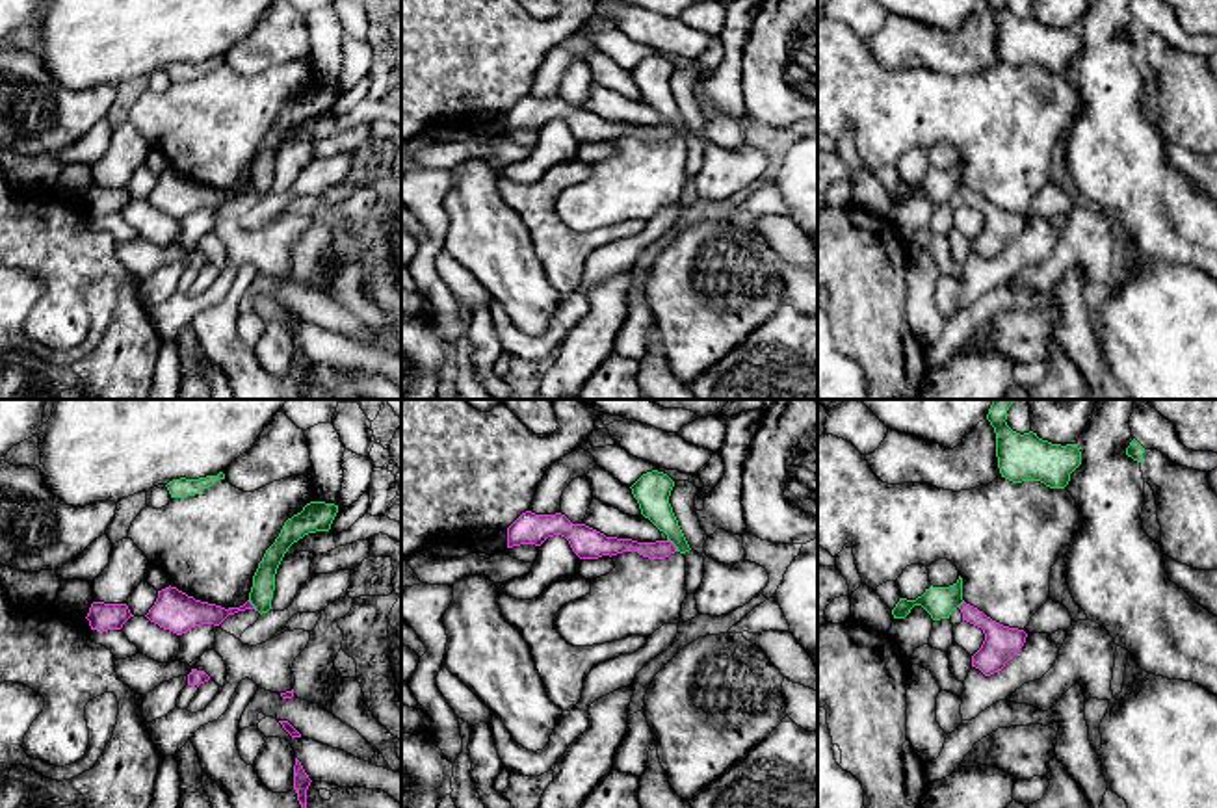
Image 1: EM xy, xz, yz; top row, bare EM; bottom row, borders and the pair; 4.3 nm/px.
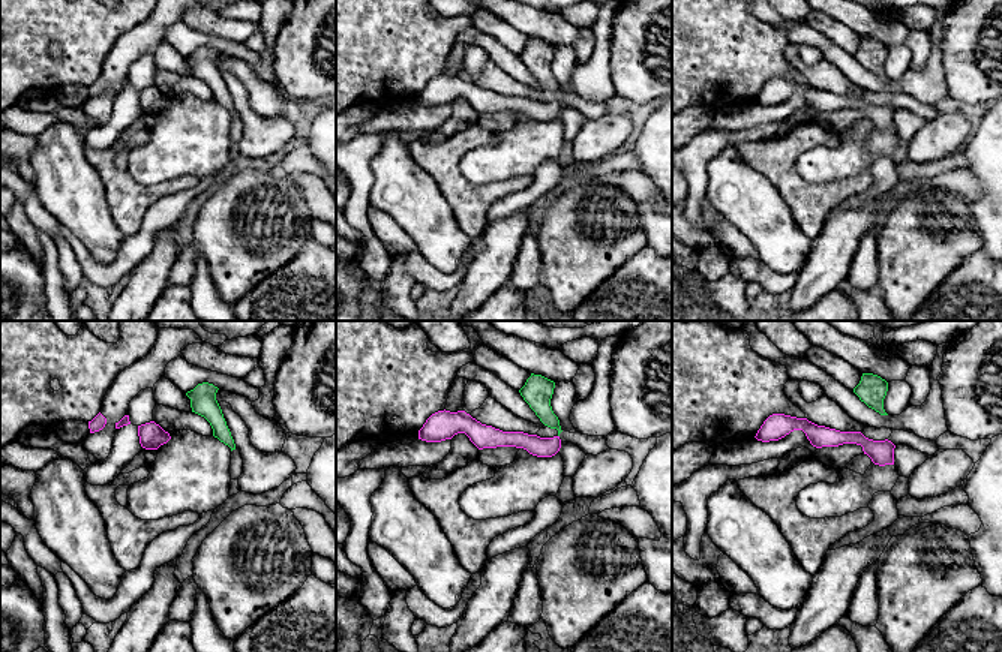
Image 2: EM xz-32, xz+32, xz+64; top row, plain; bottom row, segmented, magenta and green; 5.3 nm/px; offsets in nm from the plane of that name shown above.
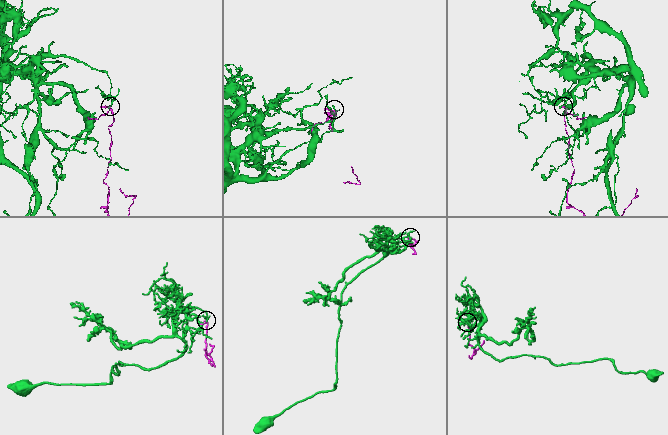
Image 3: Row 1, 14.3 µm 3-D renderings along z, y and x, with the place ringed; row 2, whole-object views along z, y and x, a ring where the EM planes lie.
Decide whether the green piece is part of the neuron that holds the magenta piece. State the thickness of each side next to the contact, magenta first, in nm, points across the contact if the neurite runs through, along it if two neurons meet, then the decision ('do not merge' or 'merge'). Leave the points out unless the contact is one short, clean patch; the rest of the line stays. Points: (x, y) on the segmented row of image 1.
80 nm thick on the magenta side, 150 nm on the other; border along xz (667, 539), (677, 550); do not merge

